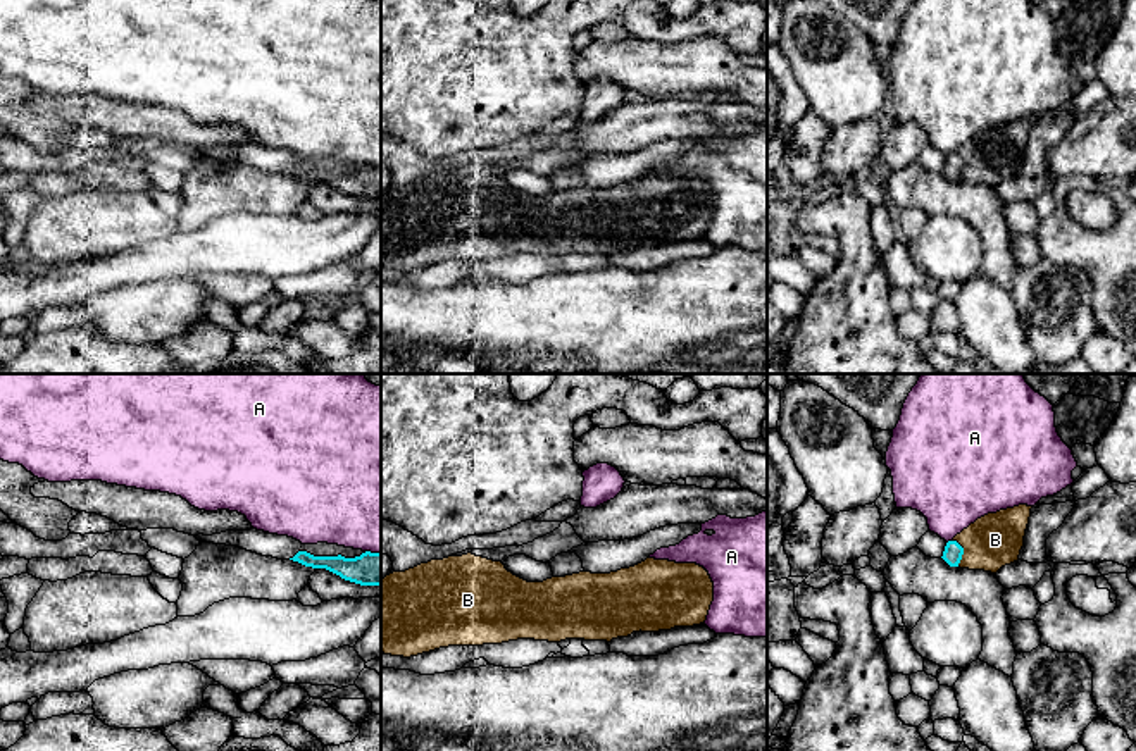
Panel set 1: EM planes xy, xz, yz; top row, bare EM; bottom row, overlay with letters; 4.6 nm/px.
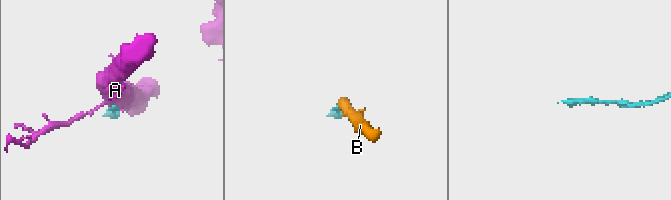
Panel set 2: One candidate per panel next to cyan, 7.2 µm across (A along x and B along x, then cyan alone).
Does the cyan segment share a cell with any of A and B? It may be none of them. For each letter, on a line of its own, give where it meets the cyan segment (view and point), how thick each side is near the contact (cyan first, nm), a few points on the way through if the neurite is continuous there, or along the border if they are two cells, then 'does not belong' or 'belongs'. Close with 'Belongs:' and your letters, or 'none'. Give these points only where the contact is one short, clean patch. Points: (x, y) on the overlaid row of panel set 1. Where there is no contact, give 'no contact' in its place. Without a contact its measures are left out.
A: contact yz (948, 541); calibres 90 and 380 nm; does not belong
B: contact yz (962, 552); calibres 90 and 260 nm; belongs
Belongs: B

